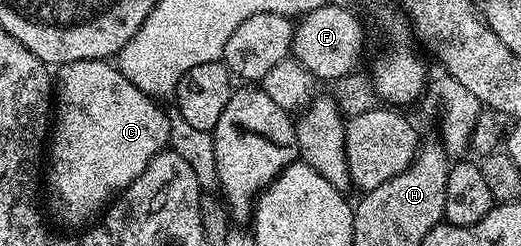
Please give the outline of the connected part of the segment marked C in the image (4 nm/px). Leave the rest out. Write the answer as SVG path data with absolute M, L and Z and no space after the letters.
M93 58L72 60L56 70L56 113L48 138L50 190L58 205L58 214L70 226L82 228L93 223L106 207L148 168L150 161L170 142L170 118L150 95L136 88L113 61Z

